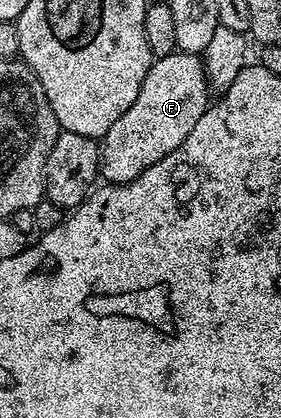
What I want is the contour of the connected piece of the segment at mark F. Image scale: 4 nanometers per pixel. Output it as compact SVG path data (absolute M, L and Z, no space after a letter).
M173 51L153 60L150 71L146 71L146 79L142 79L138 99L134 99L118 119L114 119L110 131L106 131L102 139L98 173L107 184L130 184L142 175L142 171L166 159L166 155L170 155L170 151L190 135L194 123L202 119L210 104L204 68L205 62L195 53Z

